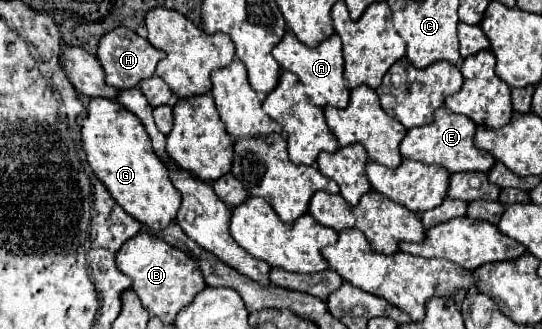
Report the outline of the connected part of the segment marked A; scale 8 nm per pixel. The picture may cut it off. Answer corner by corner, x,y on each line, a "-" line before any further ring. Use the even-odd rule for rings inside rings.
288,30
284,40
272,50
272,56
282,66
282,70
288,70
288,72
292,72
292,74
296,74
300,78
300,82
304,84
306,96
310,98
310,102
314,102
314,106
320,106
320,108
326,108
326,106
346,108
348,106
350,88
348,88
348,84
344,80
342,42
340,42
338,34
332,34
318,48
308,48
298,38
294,38
294,34

